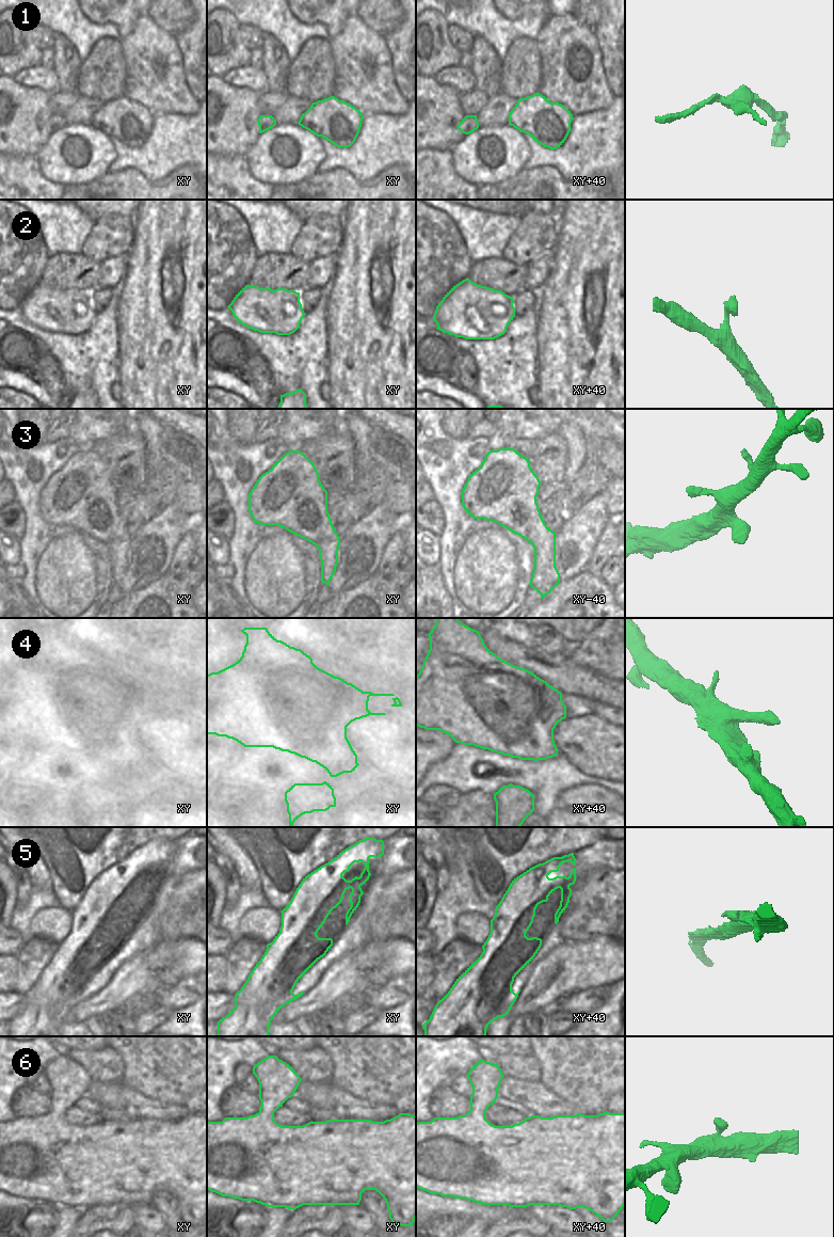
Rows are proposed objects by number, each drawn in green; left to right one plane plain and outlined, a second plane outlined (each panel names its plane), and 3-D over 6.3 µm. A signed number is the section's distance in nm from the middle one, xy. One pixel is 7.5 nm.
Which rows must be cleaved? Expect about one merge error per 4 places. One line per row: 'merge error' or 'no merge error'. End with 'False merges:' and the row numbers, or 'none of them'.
1: no merge error
2: no merge error
3: no merge error
4: no merge error
5: no merge error
6: no merge error
False merges: none of them

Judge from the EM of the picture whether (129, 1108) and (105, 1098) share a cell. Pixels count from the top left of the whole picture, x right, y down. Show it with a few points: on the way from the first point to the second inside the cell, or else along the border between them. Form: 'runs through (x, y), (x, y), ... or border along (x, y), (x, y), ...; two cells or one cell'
runs through (124, 1101), (121, 1098), (111, 1098); one cell

